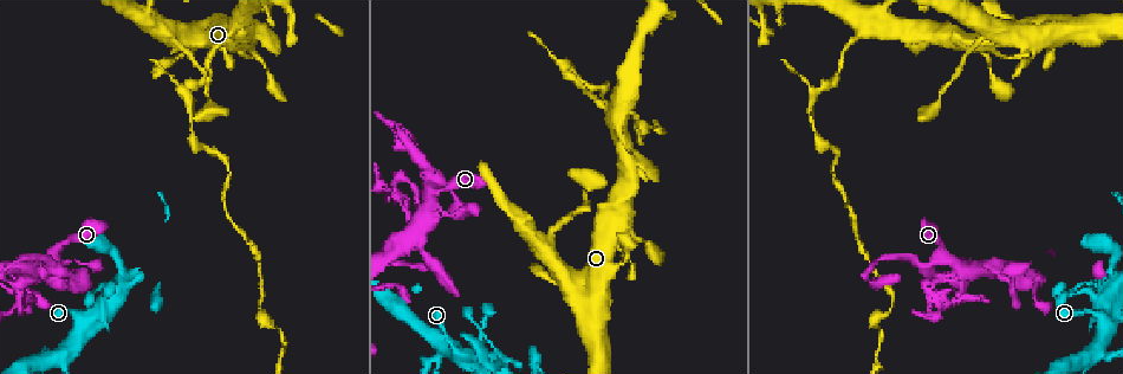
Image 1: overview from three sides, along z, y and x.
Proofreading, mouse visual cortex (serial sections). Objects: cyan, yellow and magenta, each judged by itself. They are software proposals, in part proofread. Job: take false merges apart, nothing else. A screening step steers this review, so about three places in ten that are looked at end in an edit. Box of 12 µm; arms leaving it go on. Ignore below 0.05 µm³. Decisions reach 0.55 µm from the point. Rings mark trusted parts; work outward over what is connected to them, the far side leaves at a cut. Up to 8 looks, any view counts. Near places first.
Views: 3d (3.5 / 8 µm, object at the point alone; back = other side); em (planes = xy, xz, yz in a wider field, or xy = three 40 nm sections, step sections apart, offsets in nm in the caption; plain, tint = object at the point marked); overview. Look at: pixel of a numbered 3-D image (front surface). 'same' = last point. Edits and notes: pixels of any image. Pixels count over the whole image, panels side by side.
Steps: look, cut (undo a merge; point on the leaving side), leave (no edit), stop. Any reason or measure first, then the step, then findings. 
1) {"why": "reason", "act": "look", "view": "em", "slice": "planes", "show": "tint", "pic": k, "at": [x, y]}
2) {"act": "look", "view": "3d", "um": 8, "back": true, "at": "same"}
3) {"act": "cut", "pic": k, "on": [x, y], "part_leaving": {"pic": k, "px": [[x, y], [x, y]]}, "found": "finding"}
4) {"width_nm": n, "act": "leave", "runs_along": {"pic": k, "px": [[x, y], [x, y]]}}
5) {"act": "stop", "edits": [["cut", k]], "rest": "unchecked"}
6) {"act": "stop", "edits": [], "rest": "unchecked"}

{"why": "branch point", "act": "look", "view": "3d", "um": 8, "pic": 1, "at": [168, 38]}

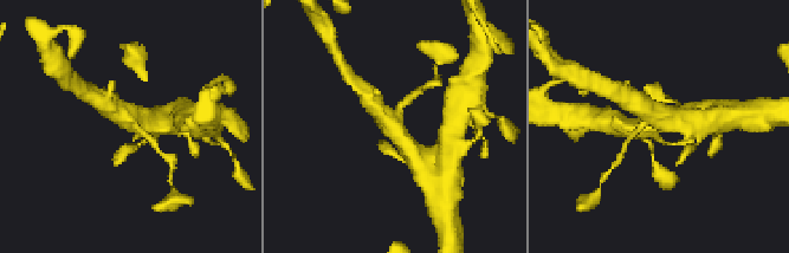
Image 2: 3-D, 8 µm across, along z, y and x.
{"arms": 3, "arm_widths_nm": [200, 500, 600], "act": "look", "view": "em", "slice": "xy", "step": 5, "show": "tint", "pic": 2, "at": [393, 122]}

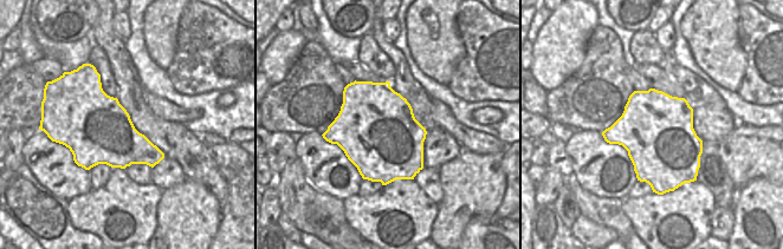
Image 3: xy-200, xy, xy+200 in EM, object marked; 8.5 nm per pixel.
{"act": "leave", "found": "one cell here"}

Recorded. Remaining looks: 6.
{"why": "calibre changes", "act": "look", "view": "3d", "um": 3.5, "pic": 1, "at": [221, 40]}

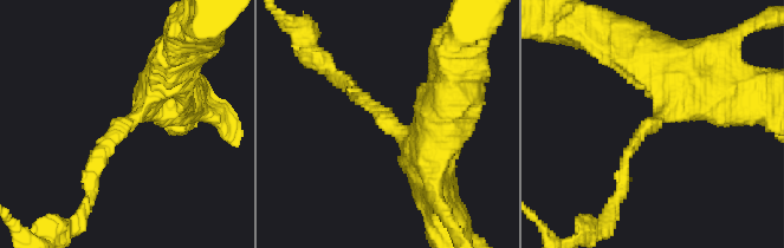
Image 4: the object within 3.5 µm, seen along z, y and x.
{"arm_widths_nm": [150, 500], "act": "look", "view": "em", "slice": "xy", "step": 1, "show": "tint", "pic": 4, "at": [388, 124]}

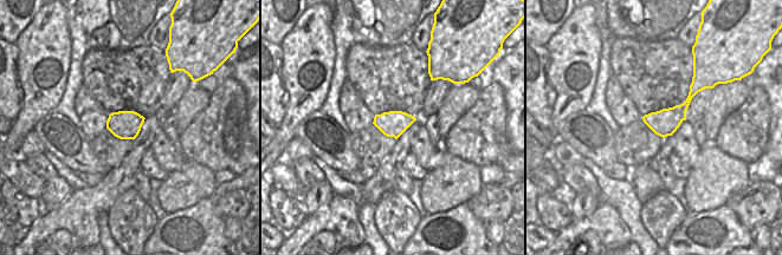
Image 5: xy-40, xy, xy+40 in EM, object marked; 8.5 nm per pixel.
{"act": "cut", "pic": 4, "on": [623, 170], "part_leaving": {"pic": 4, "px": [[636, 142], [613, 215], [591, 233]]}, "found": "two cells meet here"}

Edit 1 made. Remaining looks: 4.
{"why": "four arms meet", "act": "look", "view": "3d", "um": 3.5, "pic": 1, "at": [53, 252]}

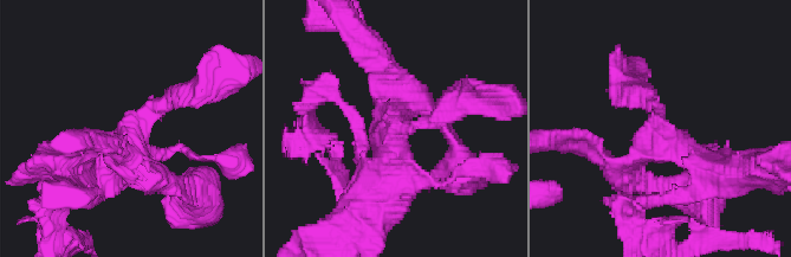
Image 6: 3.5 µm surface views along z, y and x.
{"why": "now the EM", "act": "look", "view": "em", "slice": "planes", "show": "tint", "pic": 6, "at": [660, 131]}

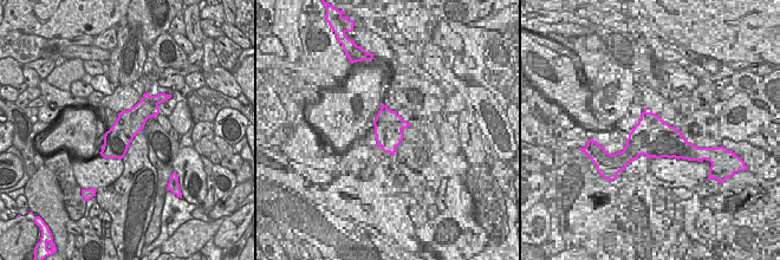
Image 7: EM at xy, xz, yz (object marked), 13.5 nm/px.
{"act": "look", "view": "em", "slice": "xy", "step": 5, "show": "tint", "at": "same"}

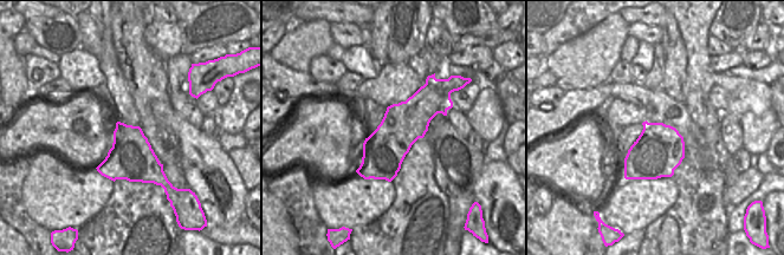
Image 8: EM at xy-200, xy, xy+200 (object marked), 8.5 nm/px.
{"act": "leave", "runs_along": {"pic": 6, "px": [[190, 89], [150, 108], [107, 173]]}, "found": "continuous, no second cell"}

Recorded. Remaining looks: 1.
{"act": "stop", "edits": [["cut", 4]], "rest": "unchecked"}

